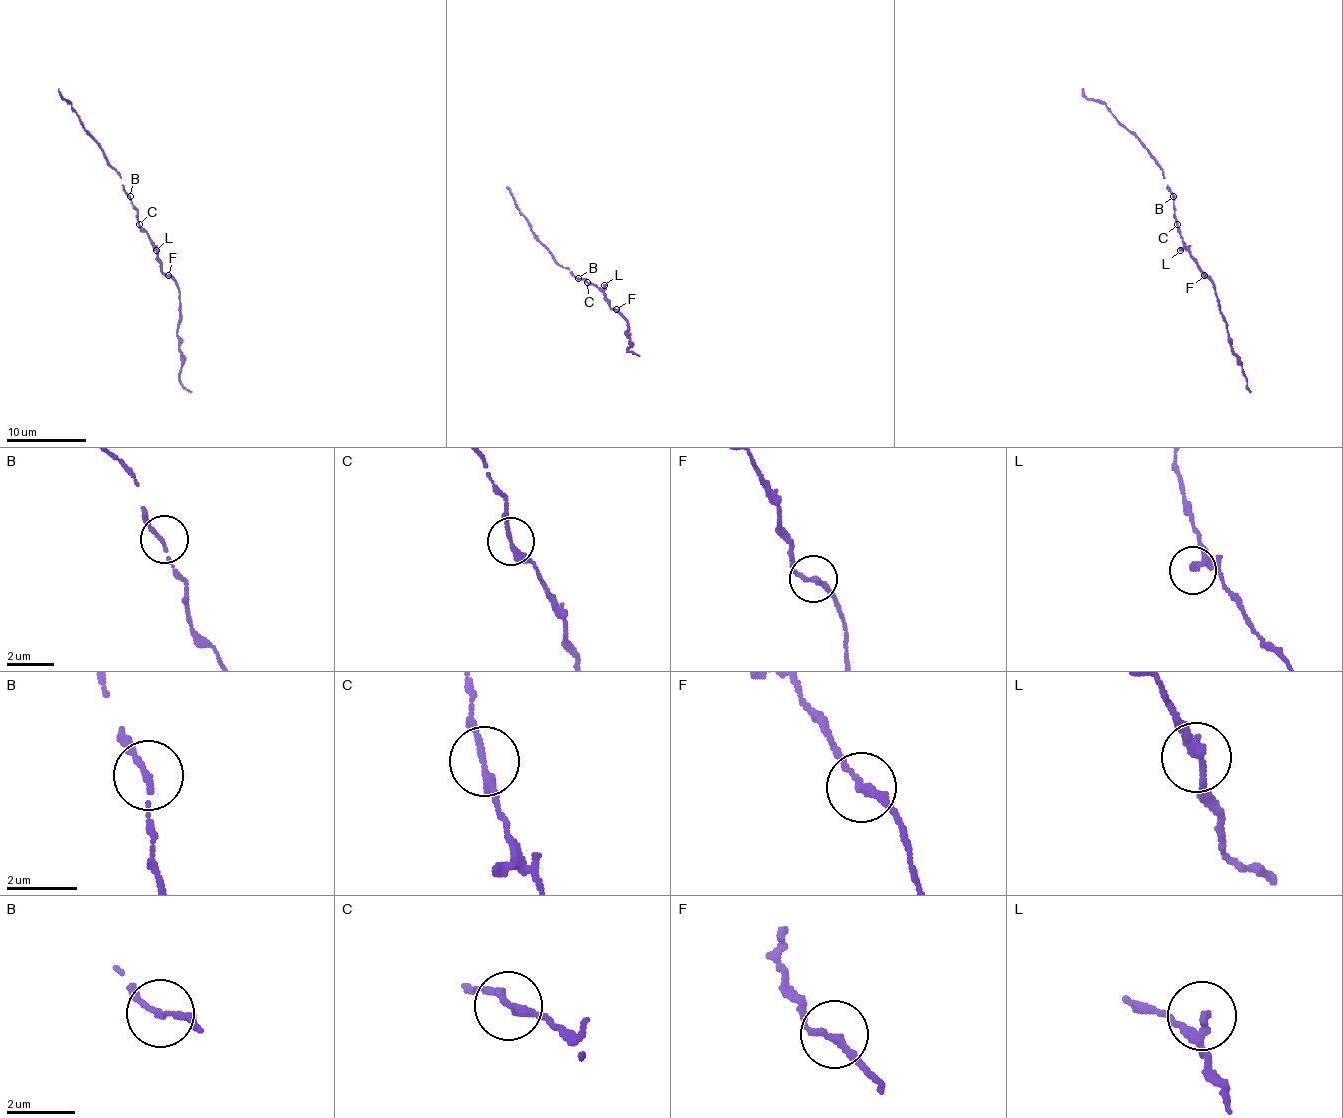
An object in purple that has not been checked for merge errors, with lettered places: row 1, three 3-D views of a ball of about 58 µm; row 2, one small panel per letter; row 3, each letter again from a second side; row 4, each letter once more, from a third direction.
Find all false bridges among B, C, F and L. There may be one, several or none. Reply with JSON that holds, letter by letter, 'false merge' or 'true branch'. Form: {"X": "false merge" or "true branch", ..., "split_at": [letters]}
{"B": "true branch", "C": "true branch", "F": "true branch", "L": "true branch", "split_at": []}

